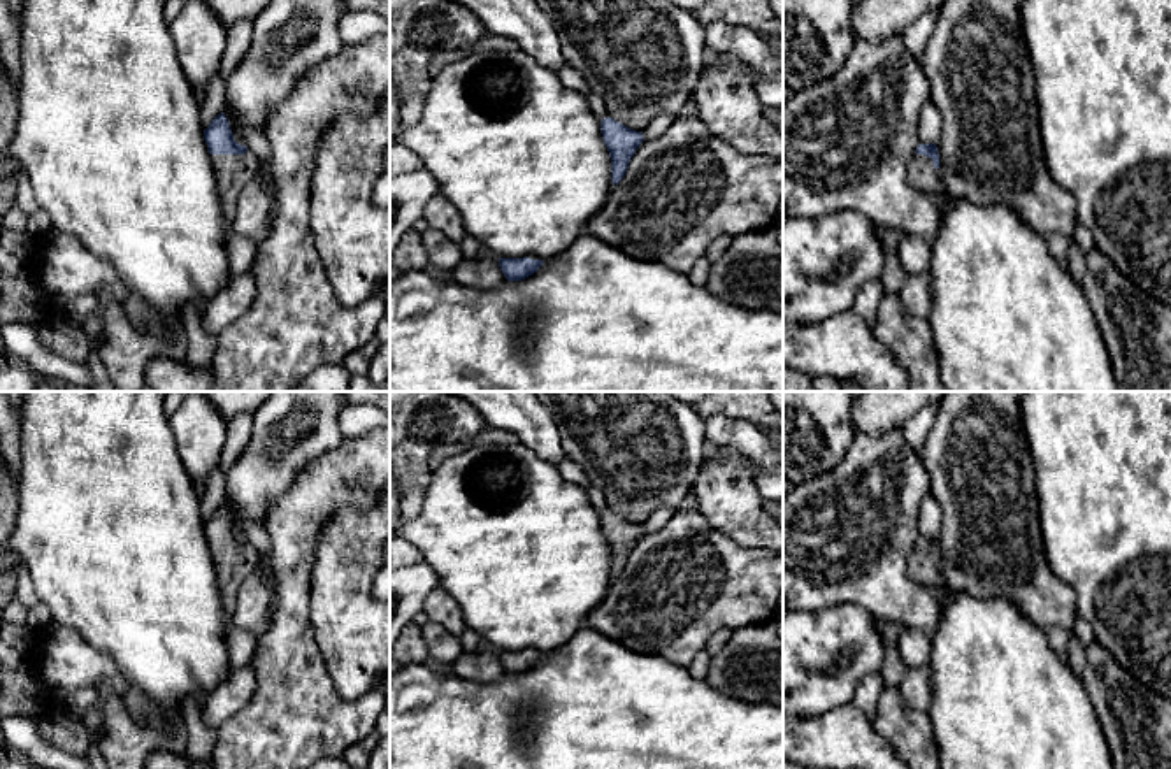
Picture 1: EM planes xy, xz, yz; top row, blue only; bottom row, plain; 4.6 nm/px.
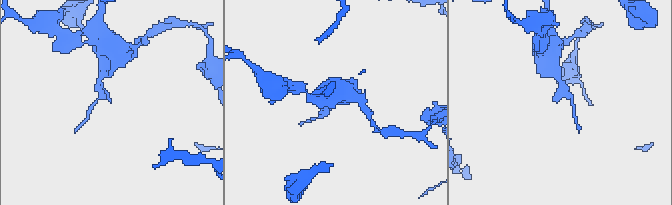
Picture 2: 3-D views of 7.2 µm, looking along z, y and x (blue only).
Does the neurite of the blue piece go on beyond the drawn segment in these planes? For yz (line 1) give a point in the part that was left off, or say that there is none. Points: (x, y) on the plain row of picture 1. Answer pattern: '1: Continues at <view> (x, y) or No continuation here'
1: Continues at yz (922, 569)

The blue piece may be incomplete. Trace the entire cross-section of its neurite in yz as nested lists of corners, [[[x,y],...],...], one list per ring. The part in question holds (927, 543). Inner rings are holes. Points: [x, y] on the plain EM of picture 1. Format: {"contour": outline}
{"contour": [[[918,537],[908,555],[908,576],[923,588],[945,586],[936,537]]]}

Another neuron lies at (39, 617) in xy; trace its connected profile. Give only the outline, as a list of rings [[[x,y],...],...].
[[[37,602],[32,609],[28,609],[26,623],[33,632],[46,629],[51,622],[51,611],[46,604]]]

